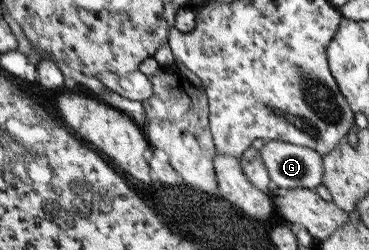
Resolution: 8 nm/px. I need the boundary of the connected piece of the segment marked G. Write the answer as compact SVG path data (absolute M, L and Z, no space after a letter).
M283 140L265 141L259 150L273 187L315 189L323 182L323 156Z

